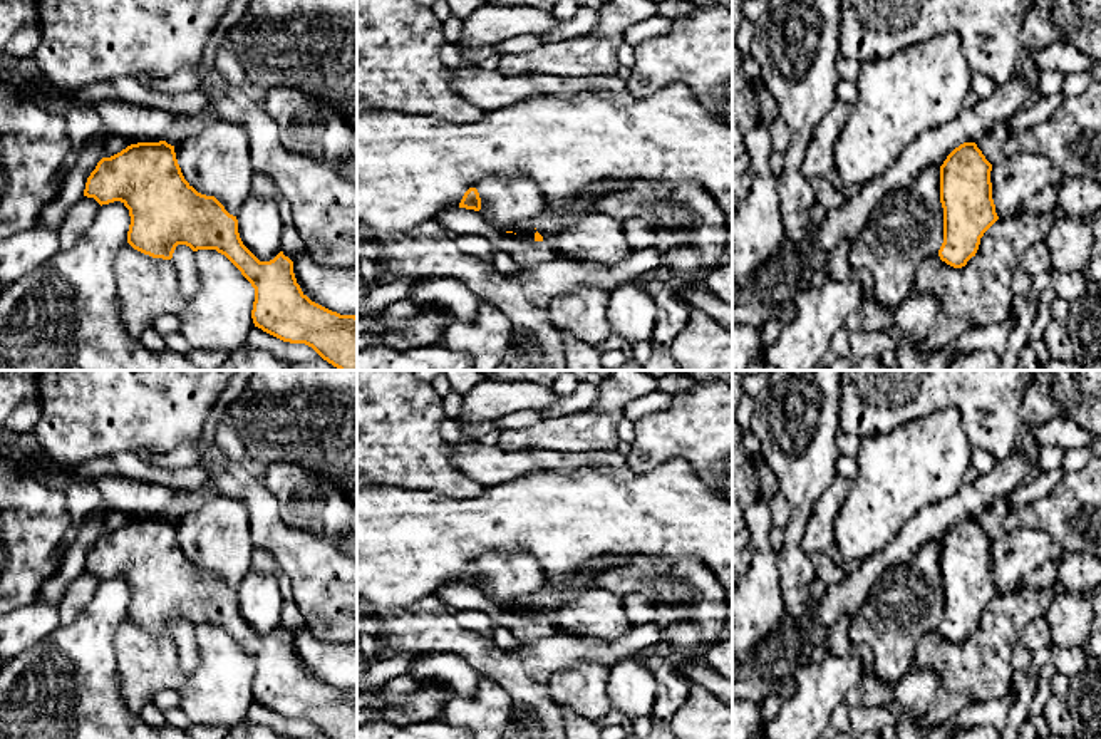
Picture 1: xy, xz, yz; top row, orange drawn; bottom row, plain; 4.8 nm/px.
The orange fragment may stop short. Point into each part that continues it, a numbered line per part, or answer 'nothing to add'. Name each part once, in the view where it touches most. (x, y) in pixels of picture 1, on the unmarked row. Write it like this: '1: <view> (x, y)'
nothing to add

